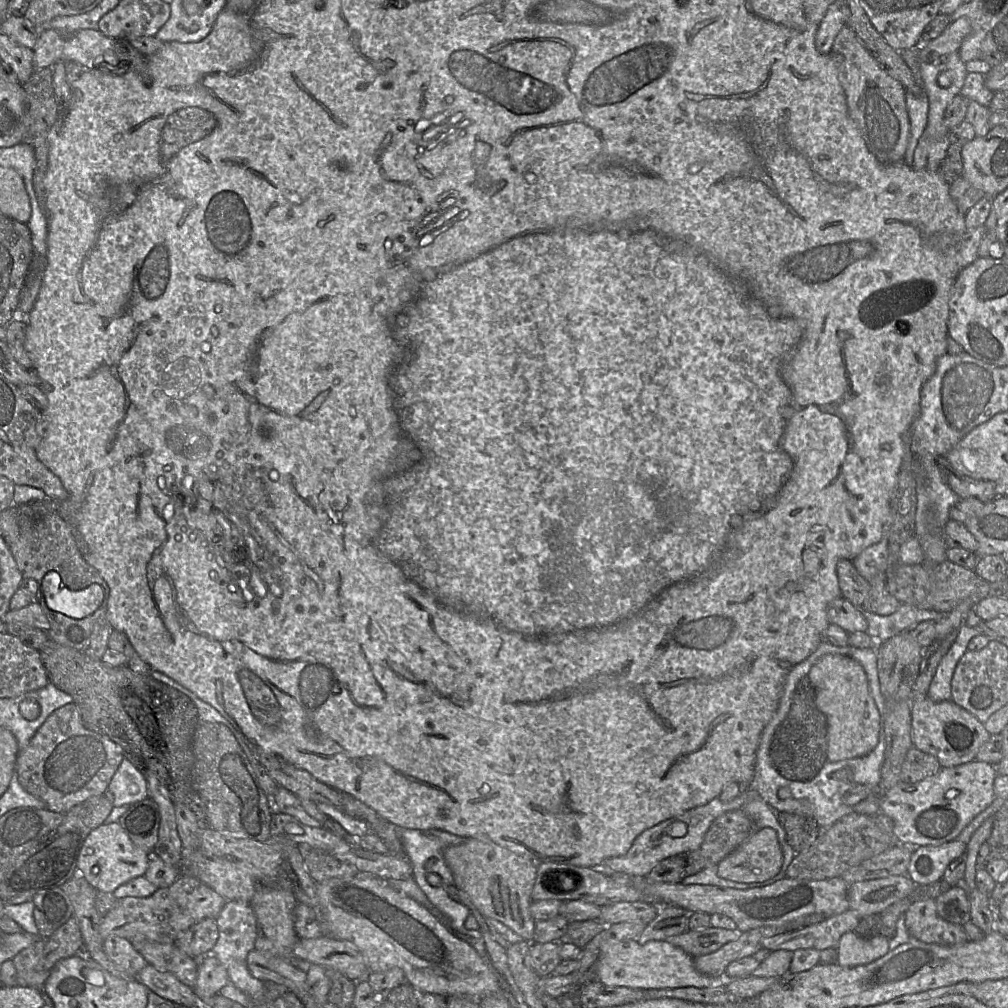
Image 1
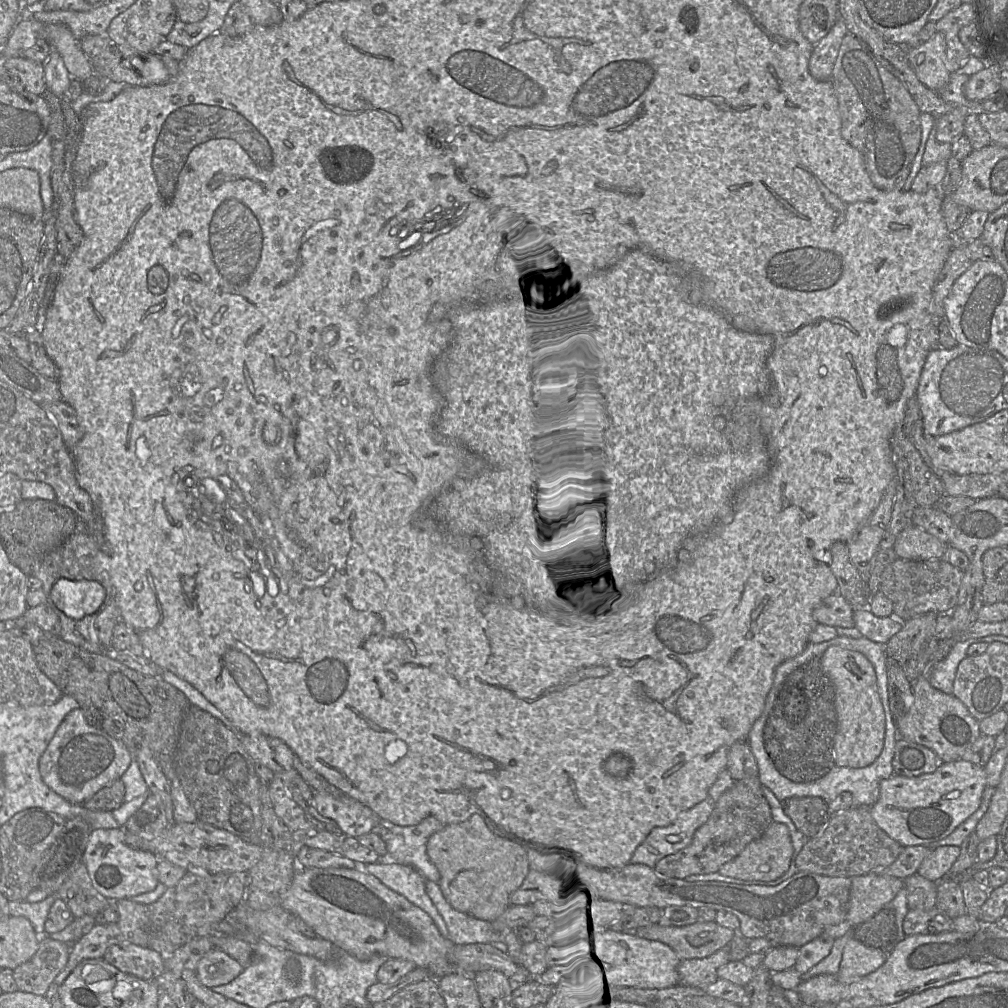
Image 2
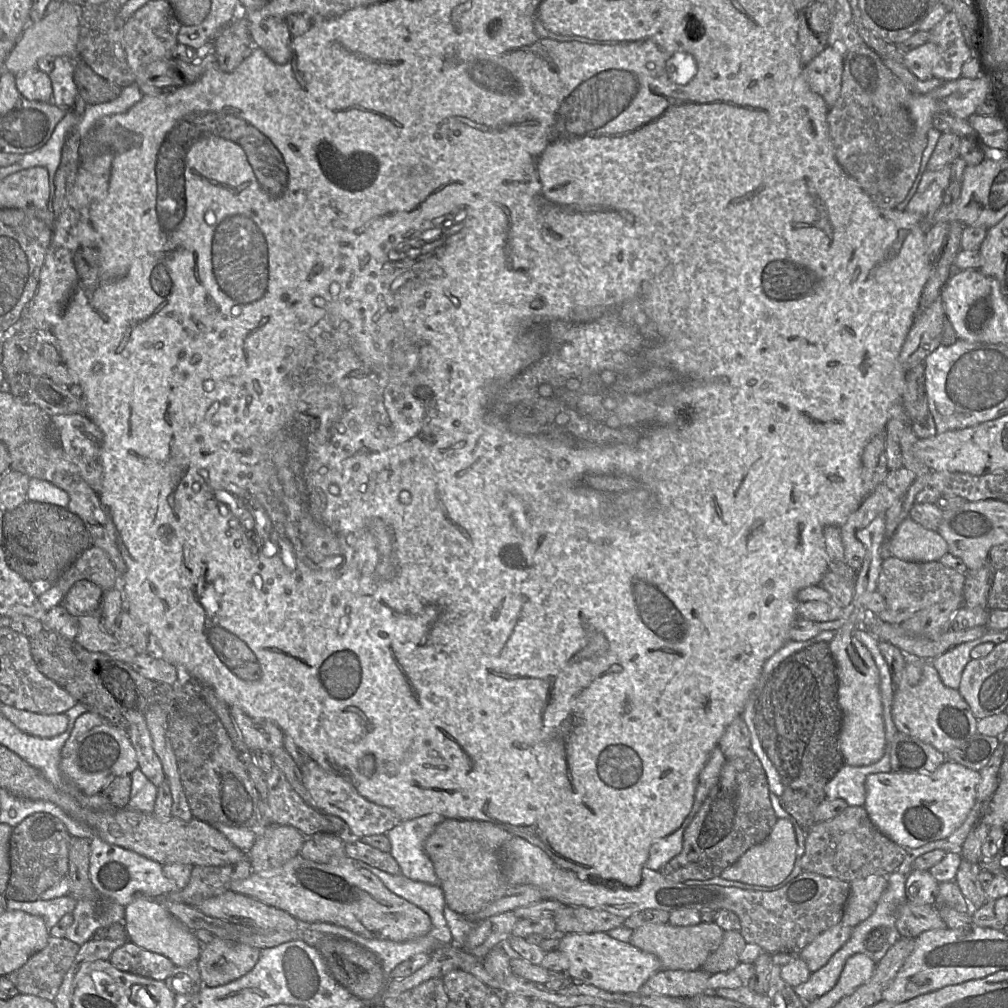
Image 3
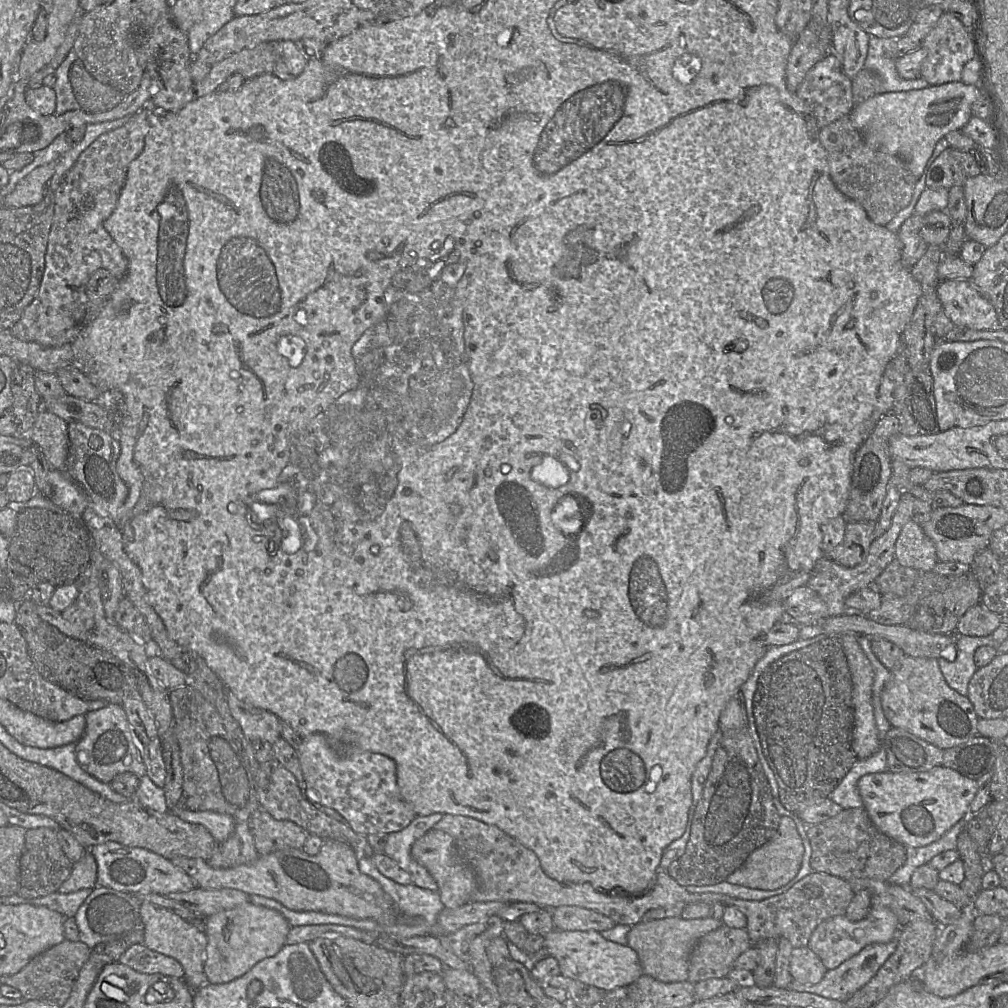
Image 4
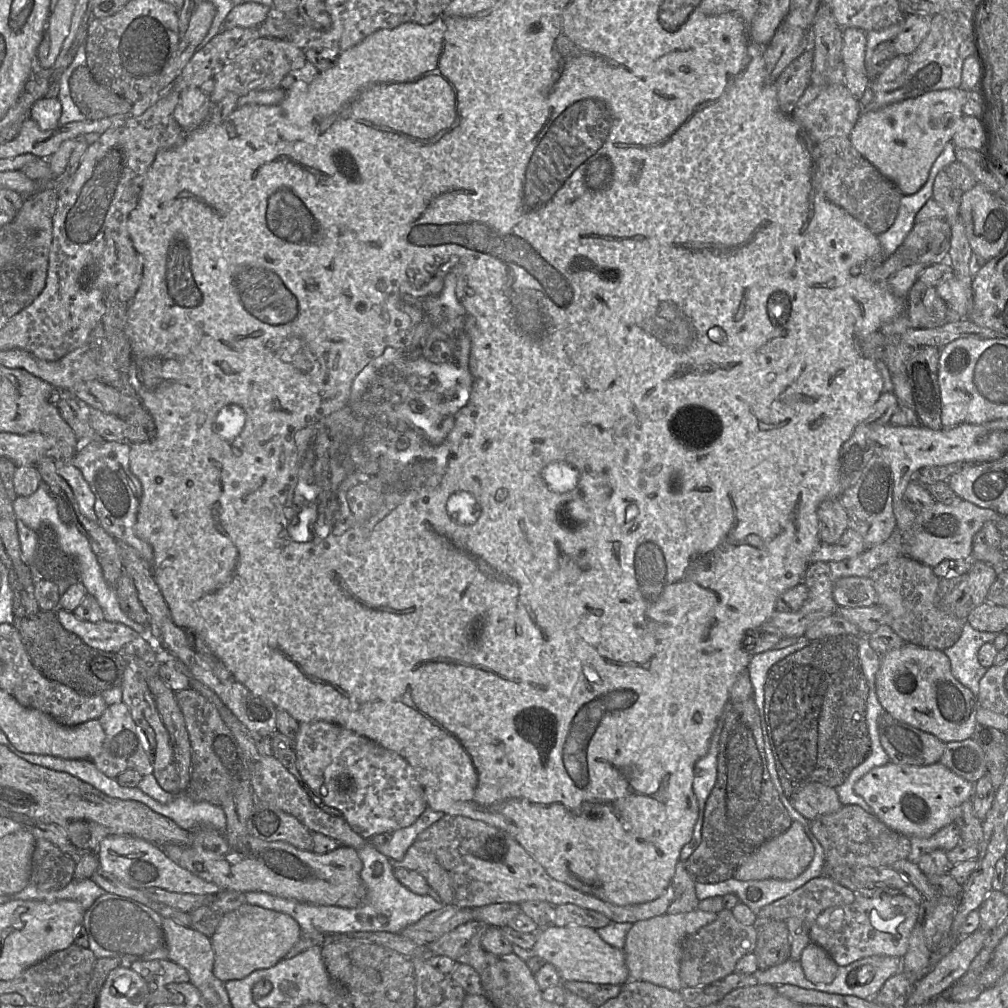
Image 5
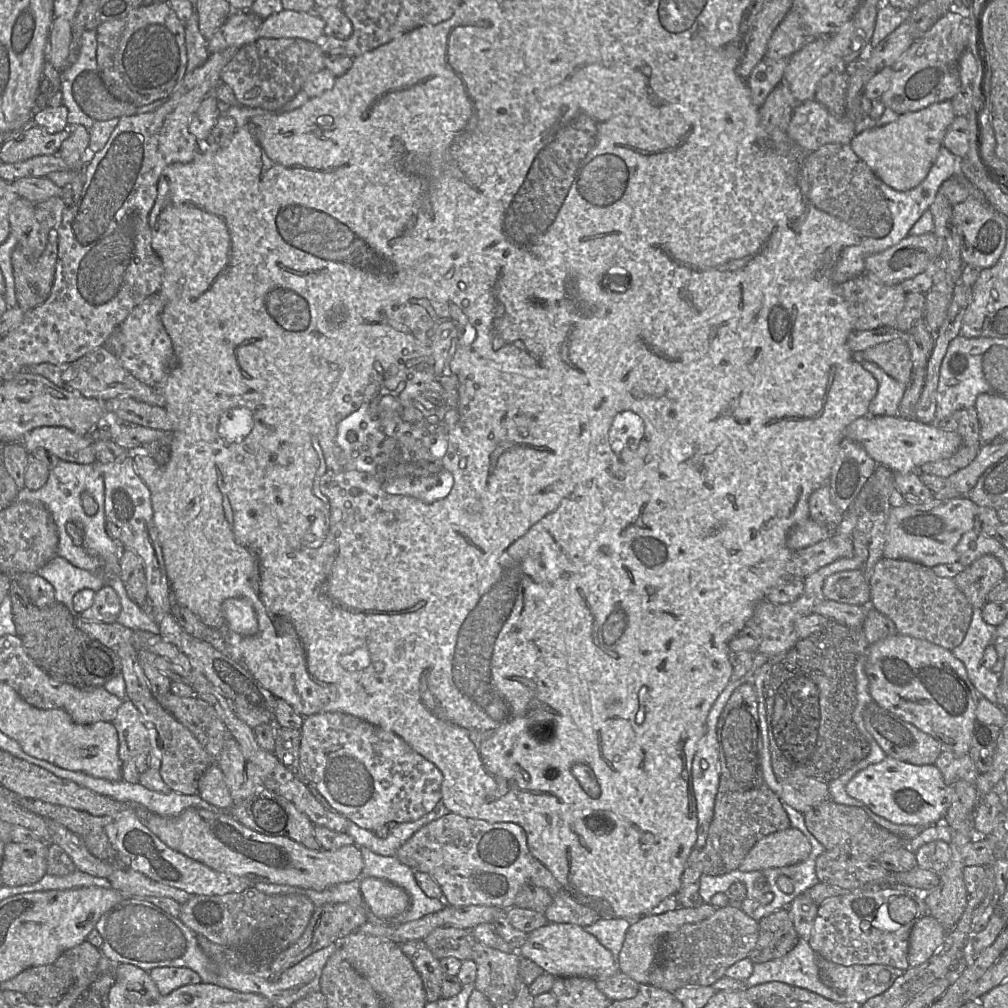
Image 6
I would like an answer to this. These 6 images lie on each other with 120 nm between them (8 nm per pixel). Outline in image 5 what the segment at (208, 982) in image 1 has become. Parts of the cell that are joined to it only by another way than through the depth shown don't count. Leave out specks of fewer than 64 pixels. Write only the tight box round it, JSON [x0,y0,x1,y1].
[210,902,301,982]

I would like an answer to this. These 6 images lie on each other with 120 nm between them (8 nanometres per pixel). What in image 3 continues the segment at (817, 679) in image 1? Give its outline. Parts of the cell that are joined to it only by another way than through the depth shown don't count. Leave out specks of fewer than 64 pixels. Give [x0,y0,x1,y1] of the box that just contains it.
[829,513,886,766]

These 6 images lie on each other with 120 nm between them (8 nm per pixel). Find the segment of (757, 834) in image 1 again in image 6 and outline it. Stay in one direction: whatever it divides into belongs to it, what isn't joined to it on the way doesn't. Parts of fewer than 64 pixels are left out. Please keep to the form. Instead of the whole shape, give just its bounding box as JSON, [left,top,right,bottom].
[738,827,811,872]

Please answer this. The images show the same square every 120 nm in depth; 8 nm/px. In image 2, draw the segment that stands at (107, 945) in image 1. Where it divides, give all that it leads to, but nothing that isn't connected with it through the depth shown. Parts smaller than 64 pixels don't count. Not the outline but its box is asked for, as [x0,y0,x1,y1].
[103,942,166,980]

